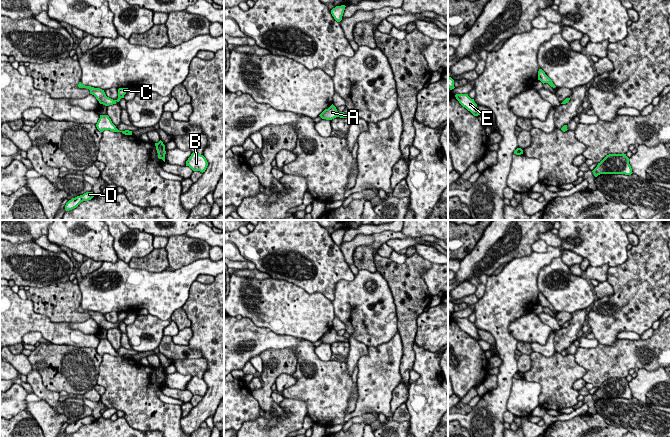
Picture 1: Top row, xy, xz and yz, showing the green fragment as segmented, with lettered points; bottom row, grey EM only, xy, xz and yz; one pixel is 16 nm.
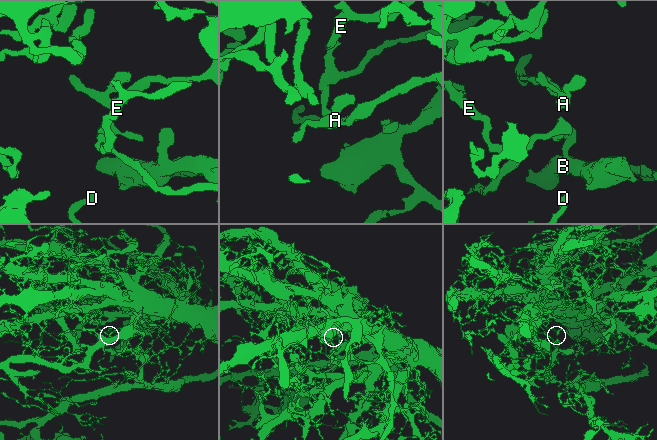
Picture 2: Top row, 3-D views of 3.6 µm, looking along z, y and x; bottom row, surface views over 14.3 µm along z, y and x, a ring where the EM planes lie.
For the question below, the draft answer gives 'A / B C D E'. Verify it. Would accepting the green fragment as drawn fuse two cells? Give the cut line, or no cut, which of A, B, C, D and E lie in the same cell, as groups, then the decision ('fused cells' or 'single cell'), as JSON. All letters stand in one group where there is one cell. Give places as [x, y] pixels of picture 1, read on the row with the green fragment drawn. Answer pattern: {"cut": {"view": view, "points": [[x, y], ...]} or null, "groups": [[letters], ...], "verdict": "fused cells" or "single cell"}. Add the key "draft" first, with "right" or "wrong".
{"draft": "wrong", "cut": null, "groups": [["A", "B", "C", "D", "E"]], "verdict": "single cell"}

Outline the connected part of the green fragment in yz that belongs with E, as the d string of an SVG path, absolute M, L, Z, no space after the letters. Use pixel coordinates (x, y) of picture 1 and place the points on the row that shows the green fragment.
M456 94L455 97L459 103L468 111L470 111L474 116L480 115L477 104L474 102L474 99L471 99L468 96L468 94Z

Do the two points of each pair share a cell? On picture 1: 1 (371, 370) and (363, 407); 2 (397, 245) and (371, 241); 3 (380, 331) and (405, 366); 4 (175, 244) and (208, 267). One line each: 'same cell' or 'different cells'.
1: same cell
2: different cells
3: different cells
4: different cells

